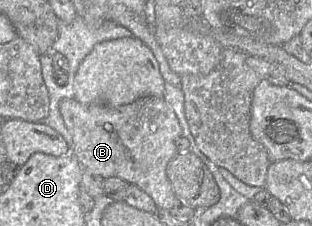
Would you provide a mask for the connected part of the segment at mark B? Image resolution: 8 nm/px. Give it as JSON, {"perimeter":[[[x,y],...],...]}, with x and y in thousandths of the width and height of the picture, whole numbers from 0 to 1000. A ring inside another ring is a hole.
{"perimeter":[[[455,429],[381,473],[337,456],[263,460],[240,434],[205,434],[192,447],[189,487],[231,597],[228,681],[269,752],[333,792],[388,788],[471,854],[503,920],[551,925],[564,863],[532,748],[542,712],[571,681],[564,619],[587,580],[526,429]]]}

